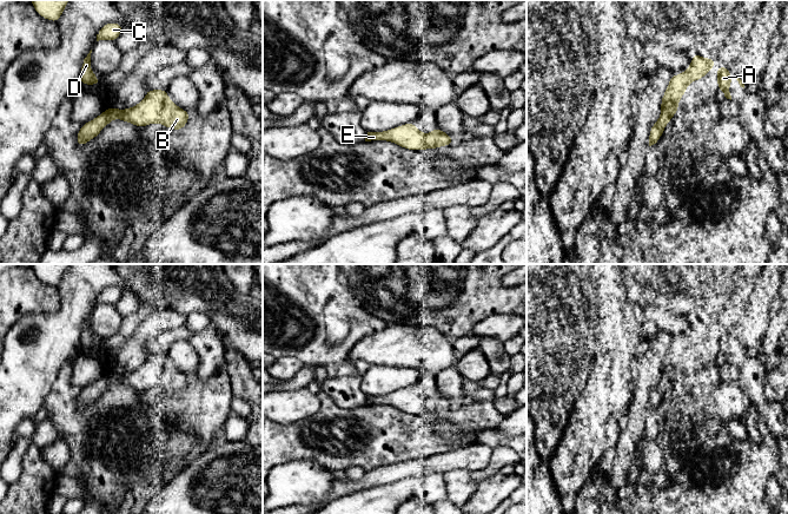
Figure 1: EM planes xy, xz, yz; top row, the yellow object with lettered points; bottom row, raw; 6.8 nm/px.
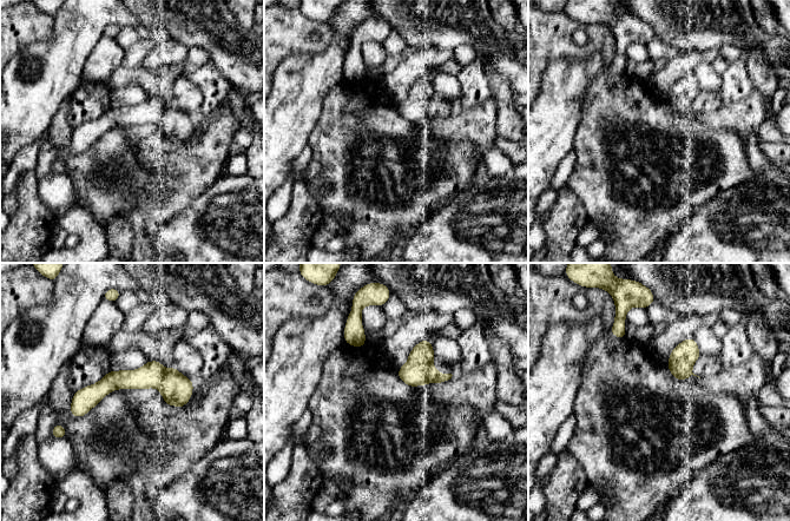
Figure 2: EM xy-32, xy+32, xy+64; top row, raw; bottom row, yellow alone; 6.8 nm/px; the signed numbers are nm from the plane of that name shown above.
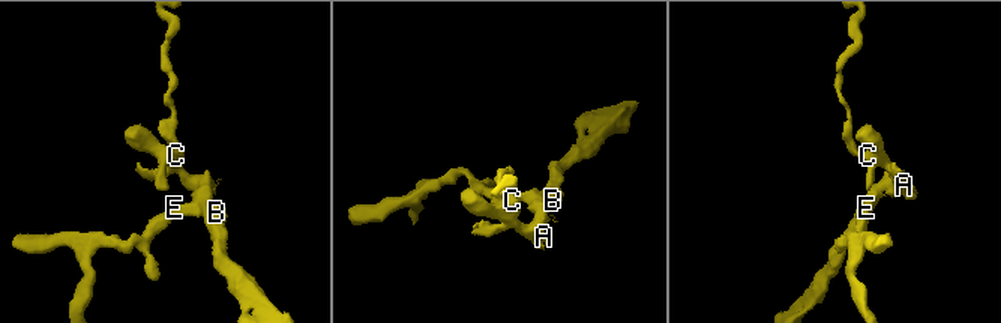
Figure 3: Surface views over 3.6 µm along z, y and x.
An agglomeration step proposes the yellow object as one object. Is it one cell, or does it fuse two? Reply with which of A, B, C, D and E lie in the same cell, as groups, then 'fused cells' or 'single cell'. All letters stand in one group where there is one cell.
A C D E / B; fused cells

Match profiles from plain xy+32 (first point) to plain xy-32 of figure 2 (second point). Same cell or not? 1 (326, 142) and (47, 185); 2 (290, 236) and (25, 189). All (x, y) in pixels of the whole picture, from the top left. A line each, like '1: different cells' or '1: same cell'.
1: different cells
2: same cell

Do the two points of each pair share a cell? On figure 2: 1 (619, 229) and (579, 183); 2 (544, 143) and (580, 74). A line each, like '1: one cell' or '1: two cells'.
1: one cell
2: one cell

